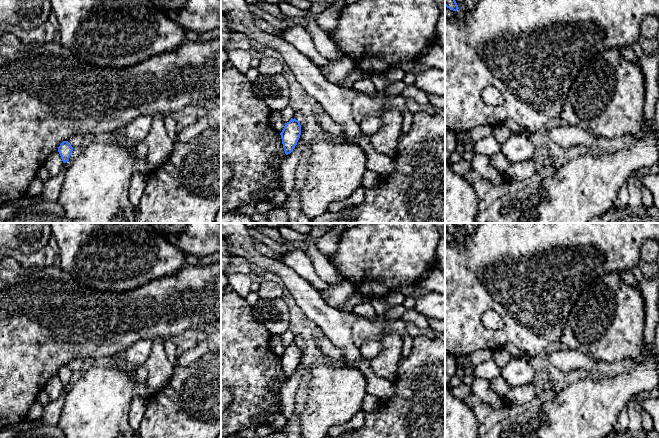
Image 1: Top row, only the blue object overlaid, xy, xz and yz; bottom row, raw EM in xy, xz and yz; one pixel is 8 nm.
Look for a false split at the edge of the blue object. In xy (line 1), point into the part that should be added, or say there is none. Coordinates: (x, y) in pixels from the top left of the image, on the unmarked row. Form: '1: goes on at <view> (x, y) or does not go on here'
1: does not go on here

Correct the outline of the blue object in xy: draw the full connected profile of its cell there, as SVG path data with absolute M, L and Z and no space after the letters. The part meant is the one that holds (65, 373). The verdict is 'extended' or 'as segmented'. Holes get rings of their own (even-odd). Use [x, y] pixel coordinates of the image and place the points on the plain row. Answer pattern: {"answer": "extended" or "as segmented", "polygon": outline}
{"answer": "as segmented", "polygon": "M63 365L58 371L58 376L64 387L69 385L72 375L73 371L68 367L68 365Z"}

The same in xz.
{"answer": "as segmented", "polygon": "M294 342L289 346L285 347L285 350L280 359L285 378L288 379L293 375L294 371L297 369L297 366L300 362L300 346Z"}

